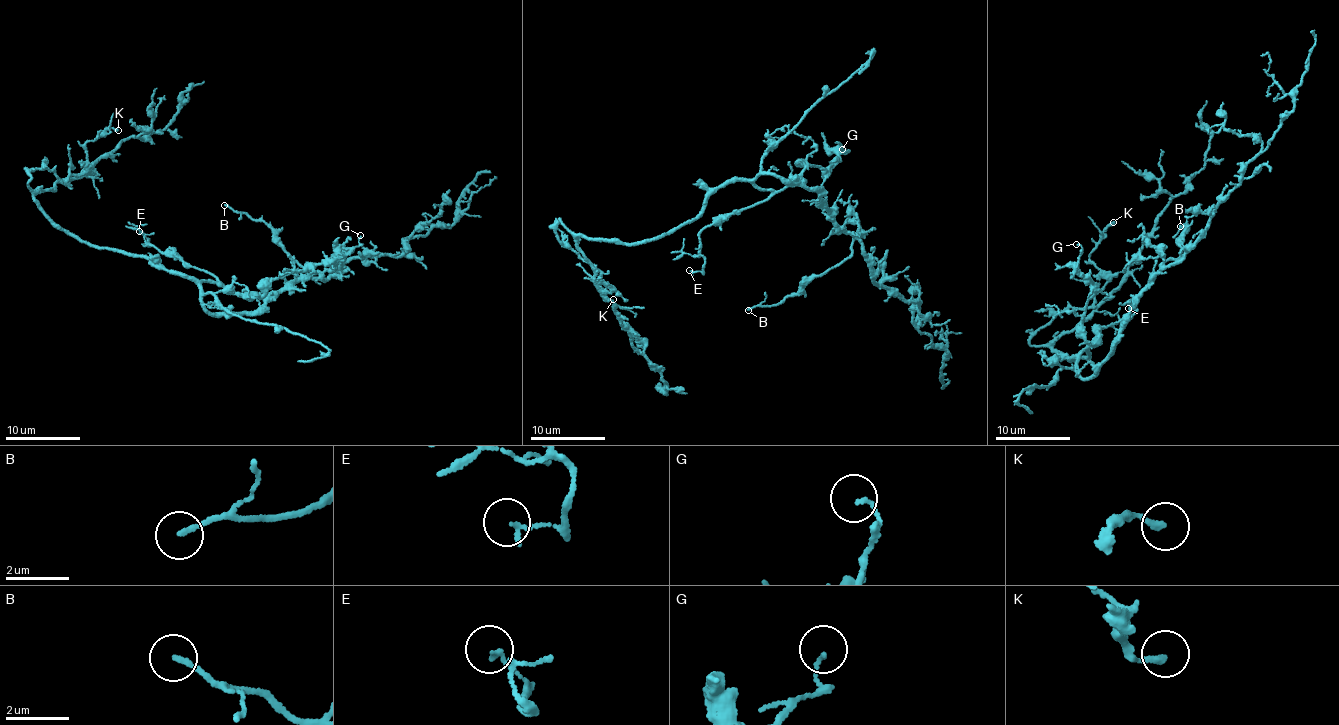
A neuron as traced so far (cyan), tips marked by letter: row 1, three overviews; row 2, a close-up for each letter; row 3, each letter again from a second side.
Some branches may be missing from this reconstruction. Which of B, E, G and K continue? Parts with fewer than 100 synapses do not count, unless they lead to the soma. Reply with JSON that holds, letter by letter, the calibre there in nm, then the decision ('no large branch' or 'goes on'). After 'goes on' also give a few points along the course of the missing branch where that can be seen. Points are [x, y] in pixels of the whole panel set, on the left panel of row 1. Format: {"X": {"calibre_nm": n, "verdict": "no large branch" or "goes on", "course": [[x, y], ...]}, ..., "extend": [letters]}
{"B": {"calibre_nm": 150, "verdict": "no large branch"}, "E": {"calibre_nm": 150, "verdict": "no large branch"}, "G": {"calibre_nm": 110, "verdict": "no large branch"}, "K": {"calibre_nm": 190, "verdict": "no large branch"}, "extend": []}

